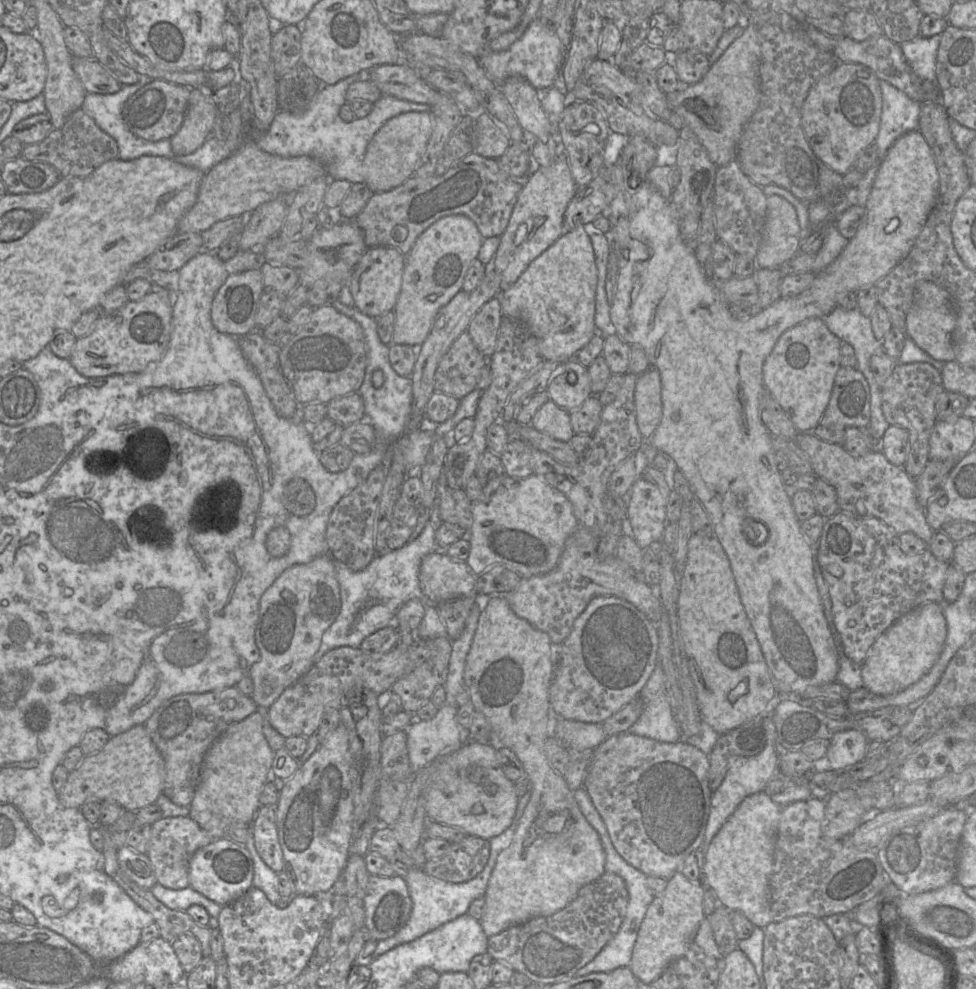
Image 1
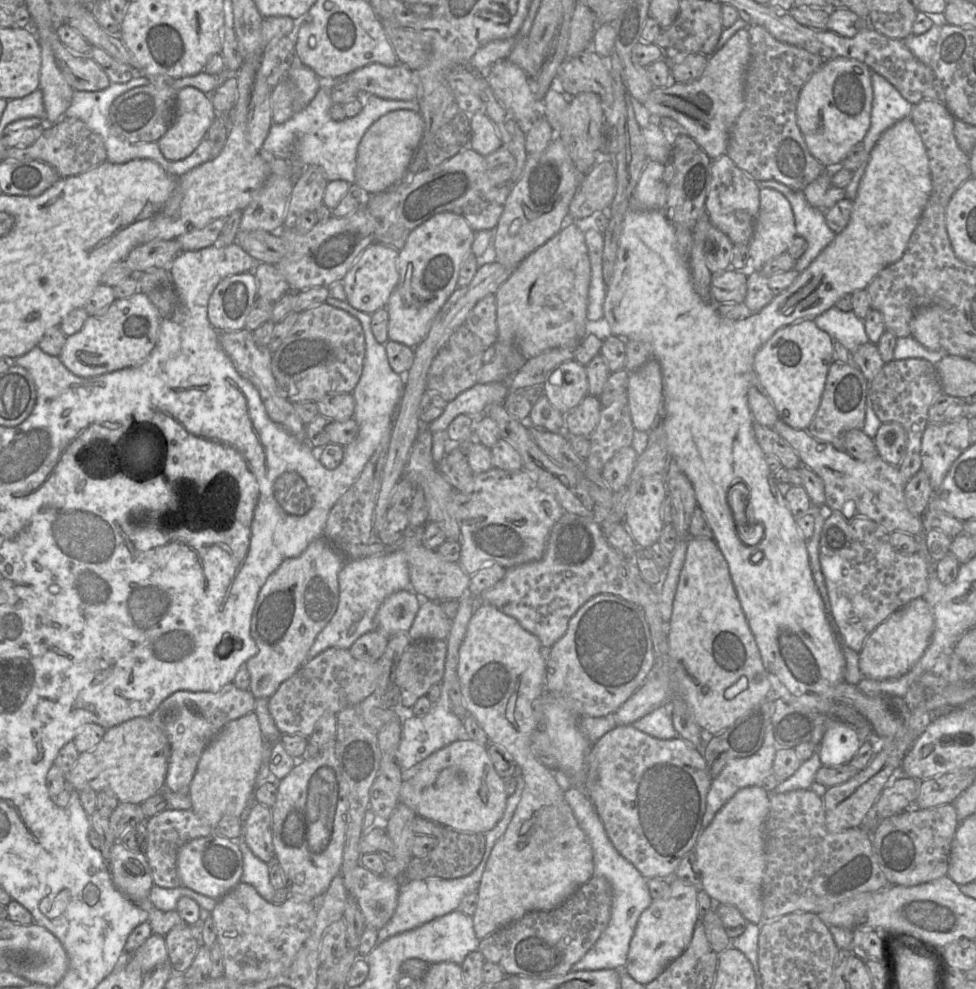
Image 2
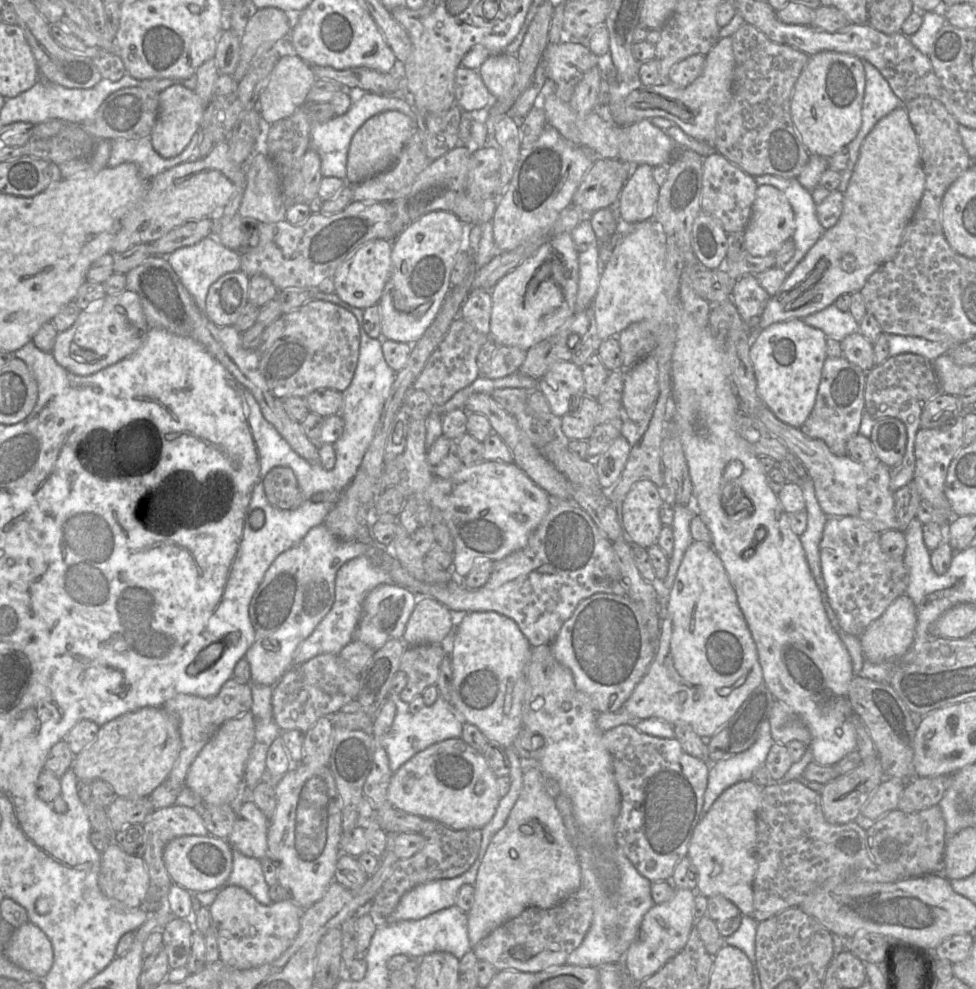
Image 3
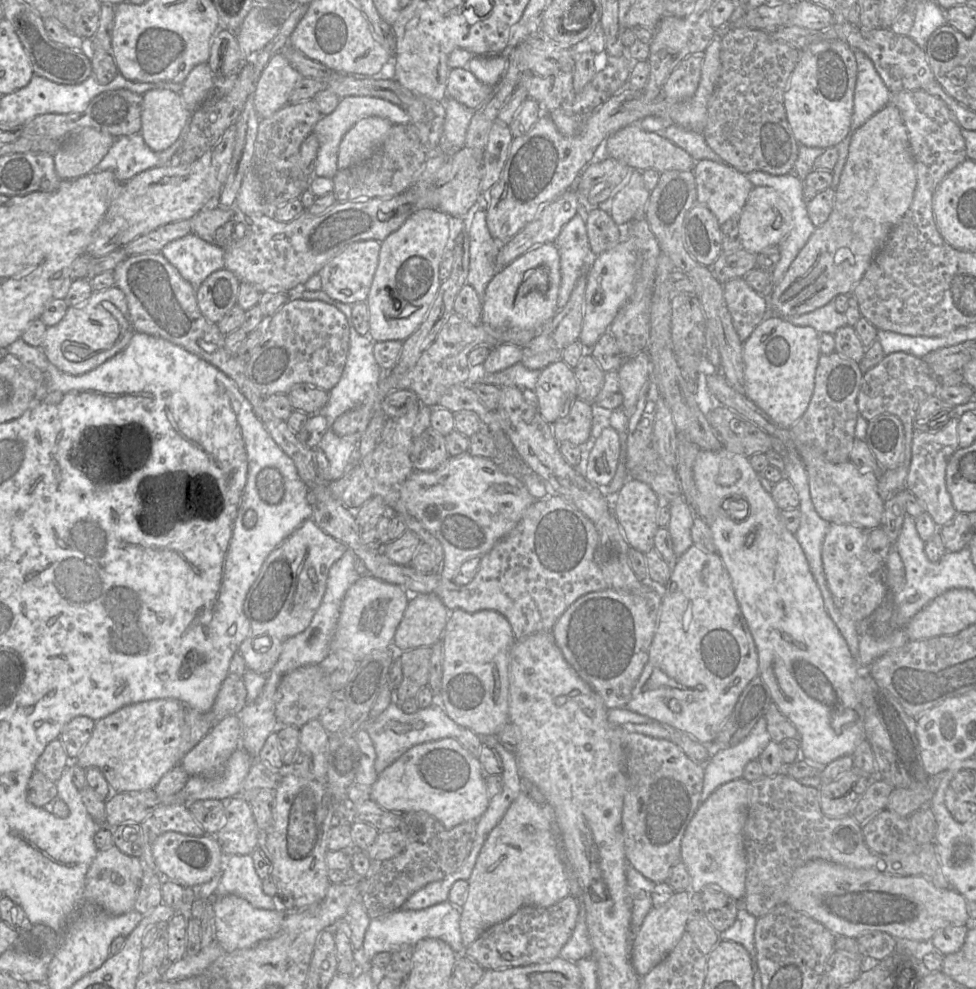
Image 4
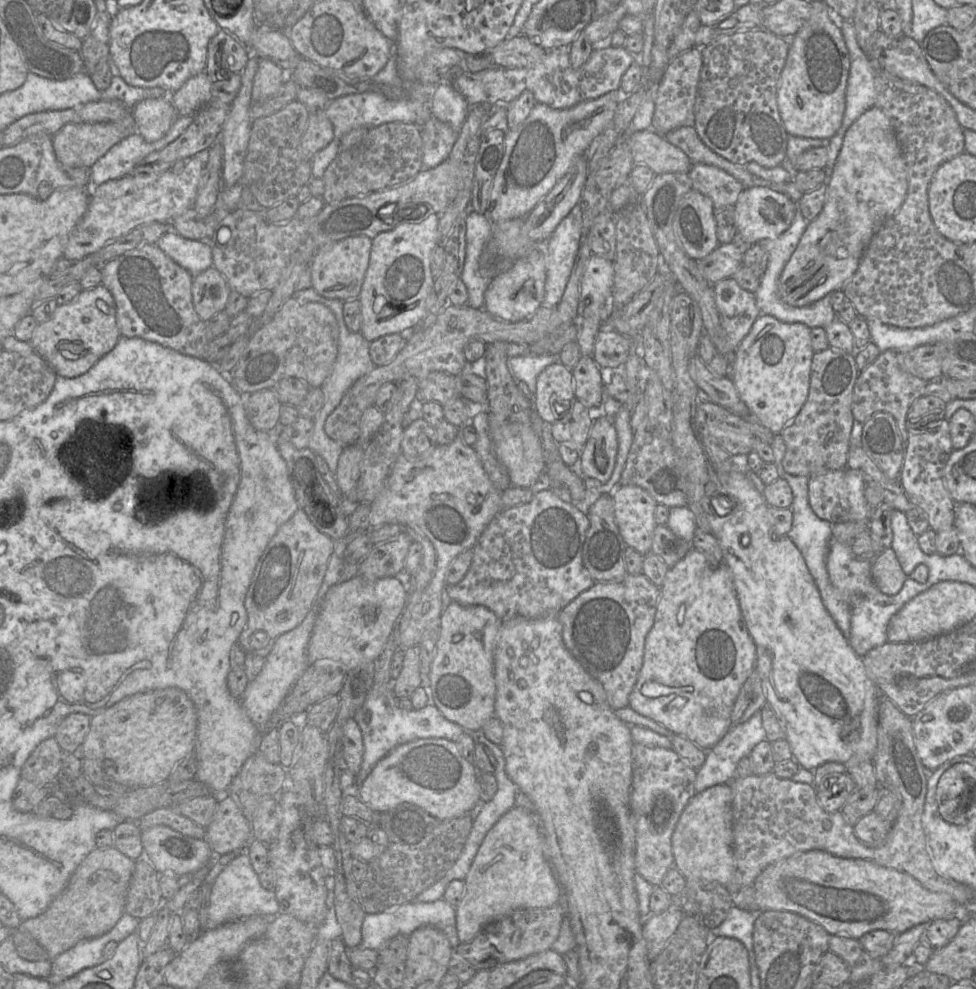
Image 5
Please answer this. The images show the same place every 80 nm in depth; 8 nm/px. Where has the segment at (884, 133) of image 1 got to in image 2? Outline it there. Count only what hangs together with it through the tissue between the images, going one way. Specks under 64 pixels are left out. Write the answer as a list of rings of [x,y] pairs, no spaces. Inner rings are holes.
[[[872,71],[873,101],[870,128],[862,140],[864,150],[869,153],[885,130],[899,120],[910,117],[912,104],[880,74]]]

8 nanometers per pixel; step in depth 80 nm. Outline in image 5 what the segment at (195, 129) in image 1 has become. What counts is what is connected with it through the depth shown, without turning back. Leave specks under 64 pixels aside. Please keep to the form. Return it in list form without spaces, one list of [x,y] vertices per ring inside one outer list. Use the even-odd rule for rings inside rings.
[[[148,98],[132,108],[138,133],[148,143],[160,140],[179,116],[170,98]]]

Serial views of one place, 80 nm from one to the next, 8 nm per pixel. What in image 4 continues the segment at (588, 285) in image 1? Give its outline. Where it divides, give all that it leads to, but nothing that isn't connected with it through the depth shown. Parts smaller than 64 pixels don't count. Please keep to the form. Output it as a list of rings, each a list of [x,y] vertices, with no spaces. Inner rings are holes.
[[[554,243],[531,248],[500,269],[488,283],[482,302],[482,322],[494,328],[541,330],[558,311],[560,256]]]

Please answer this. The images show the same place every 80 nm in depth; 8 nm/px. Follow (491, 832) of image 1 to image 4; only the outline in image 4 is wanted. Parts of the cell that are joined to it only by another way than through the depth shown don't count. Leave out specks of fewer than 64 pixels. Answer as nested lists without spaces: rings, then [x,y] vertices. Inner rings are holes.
[[[443,738],[436,741],[428,741],[417,744],[409,748],[392,764],[386,767],[382,772],[378,773],[377,780],[369,789],[369,795],[371,800],[378,803],[380,806],[389,811],[397,813],[403,813],[408,811],[424,811],[437,819],[445,828],[450,829],[463,822],[469,820],[477,820],[486,811],[489,805],[490,798],[487,795],[485,776],[486,775],[481,767],[478,758],[473,756],[468,750],[466,750],[456,738]]]

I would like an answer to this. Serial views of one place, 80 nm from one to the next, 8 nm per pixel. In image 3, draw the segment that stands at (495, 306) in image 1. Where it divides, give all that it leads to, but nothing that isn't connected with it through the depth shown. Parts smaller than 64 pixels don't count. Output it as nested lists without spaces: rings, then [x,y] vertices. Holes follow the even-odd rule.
[[[470,290],[460,307],[460,315],[477,331],[490,333],[492,297],[489,290]]]

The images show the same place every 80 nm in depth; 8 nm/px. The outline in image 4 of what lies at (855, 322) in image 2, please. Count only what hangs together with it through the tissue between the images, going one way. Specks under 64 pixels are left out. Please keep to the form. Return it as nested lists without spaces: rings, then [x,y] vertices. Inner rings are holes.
[[[833,300],[813,312],[783,319],[793,325],[812,327],[819,333],[829,334],[834,334],[839,328],[848,325],[845,315],[836,310]]]

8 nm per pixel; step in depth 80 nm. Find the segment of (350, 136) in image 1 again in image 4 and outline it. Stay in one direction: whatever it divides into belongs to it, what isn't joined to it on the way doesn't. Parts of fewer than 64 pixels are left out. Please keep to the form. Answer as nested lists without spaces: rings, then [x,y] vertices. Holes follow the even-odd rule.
[[[346,96],[341,98],[335,110],[330,114],[322,116],[312,130],[319,142],[315,165],[315,174],[317,177],[327,177],[332,179],[338,171],[338,152],[343,136],[358,121],[371,116],[387,119],[392,124],[410,123],[409,115],[401,107],[385,99],[372,96]]]

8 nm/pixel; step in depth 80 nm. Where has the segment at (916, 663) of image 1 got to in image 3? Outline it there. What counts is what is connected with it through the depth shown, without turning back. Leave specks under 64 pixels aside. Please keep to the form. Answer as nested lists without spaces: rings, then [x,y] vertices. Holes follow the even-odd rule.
[[[907,595],[897,597],[860,636],[864,660],[872,663],[894,662],[903,656],[914,642],[916,625],[917,611],[912,599]]]

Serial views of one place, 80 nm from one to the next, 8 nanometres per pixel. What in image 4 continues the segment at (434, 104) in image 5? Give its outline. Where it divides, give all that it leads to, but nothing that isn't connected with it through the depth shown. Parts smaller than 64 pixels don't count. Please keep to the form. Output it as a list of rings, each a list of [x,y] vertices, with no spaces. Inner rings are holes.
[[[450,96],[441,103],[445,109],[445,120],[439,148],[446,155],[453,155],[465,147],[466,132],[475,110]]]

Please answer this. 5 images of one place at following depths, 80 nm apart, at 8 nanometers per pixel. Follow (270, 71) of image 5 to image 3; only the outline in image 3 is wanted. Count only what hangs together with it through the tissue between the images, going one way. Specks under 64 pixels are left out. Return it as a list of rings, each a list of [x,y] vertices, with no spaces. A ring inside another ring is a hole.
[[[282,56],[260,95],[261,118],[272,124],[291,115],[306,102],[306,96],[316,79],[311,65],[299,56]]]

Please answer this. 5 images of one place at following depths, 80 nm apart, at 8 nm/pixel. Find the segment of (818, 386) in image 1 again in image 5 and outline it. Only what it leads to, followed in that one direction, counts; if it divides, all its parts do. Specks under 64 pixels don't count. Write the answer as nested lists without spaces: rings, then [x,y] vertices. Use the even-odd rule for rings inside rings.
[[[768,315],[758,317],[736,350],[734,361],[730,365],[730,378],[751,415],[775,435],[780,434],[797,417],[807,401],[814,354],[811,328],[803,323],[783,323]]]

